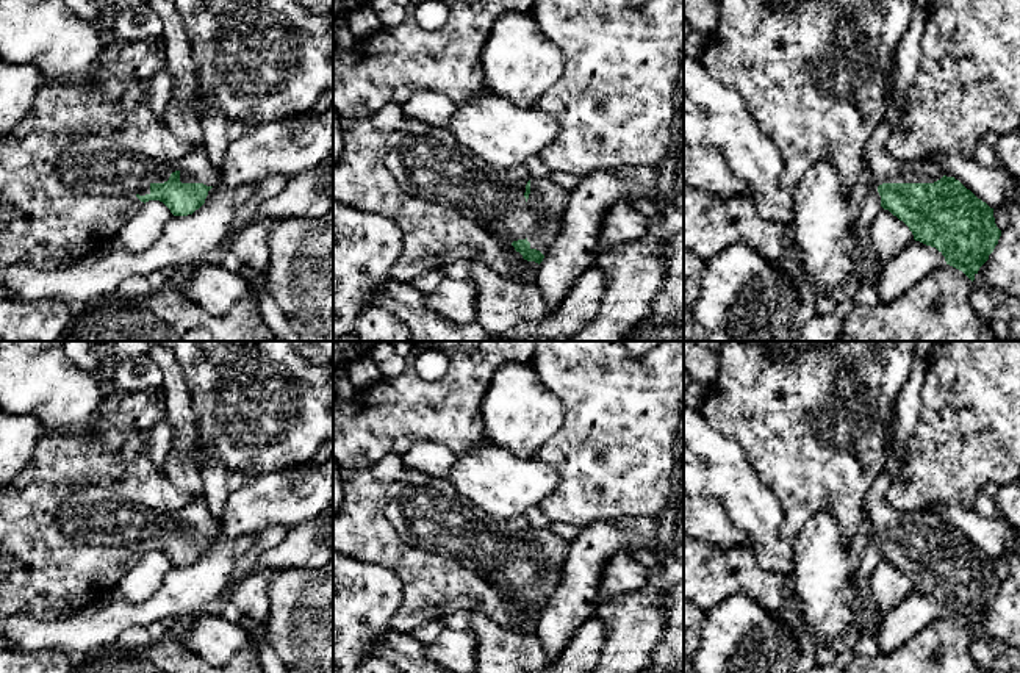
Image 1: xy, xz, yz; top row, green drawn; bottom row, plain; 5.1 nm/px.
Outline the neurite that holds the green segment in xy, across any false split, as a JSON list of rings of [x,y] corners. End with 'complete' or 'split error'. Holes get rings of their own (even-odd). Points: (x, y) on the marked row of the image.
[[[172,0],[147,2],[163,20],[166,42],[166,67],[172,75],[172,91],[164,111],[164,122],[171,133],[192,144],[180,160],[180,169],[164,183],[150,183],[150,193],[136,194],[141,202],[160,200],[174,216],[188,216],[199,210],[208,191],[221,183],[221,174],[208,160],[203,146],[203,128],[194,111],[183,110],[196,100],[197,67],[188,33]]]; split error

